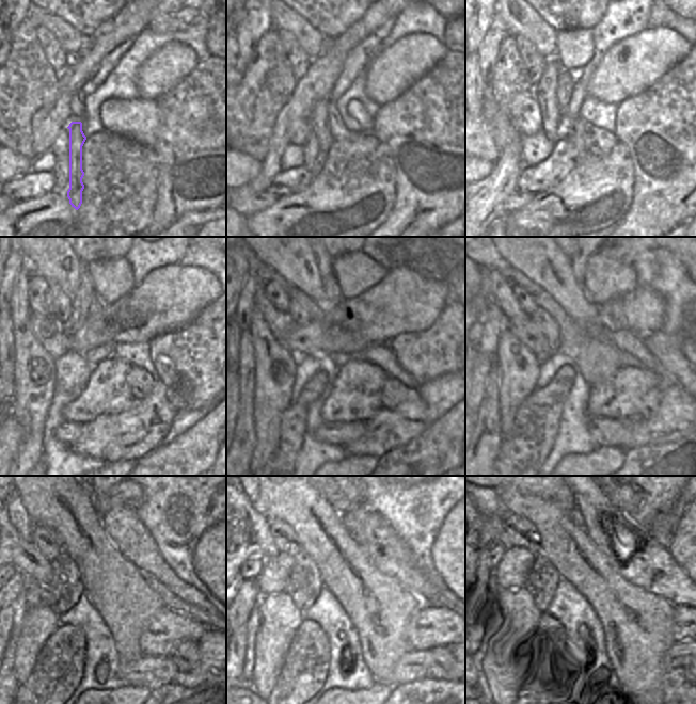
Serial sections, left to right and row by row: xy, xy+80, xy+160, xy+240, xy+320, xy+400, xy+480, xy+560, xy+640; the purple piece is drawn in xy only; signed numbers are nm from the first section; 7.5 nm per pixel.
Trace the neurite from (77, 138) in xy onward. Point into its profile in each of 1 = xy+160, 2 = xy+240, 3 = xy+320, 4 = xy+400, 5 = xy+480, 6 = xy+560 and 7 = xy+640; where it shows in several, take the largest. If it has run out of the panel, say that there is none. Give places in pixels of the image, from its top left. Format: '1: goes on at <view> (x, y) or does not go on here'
1: goes on at xy+160 (565, 88)
2: goes on at xy+240 (96, 305)
3: goes on at xy+320 (333, 299)
4: goes on at xy+400 (579, 260)
5: goes on at xy+480 (95, 497)
6: does not go on here
7: does not go on here

